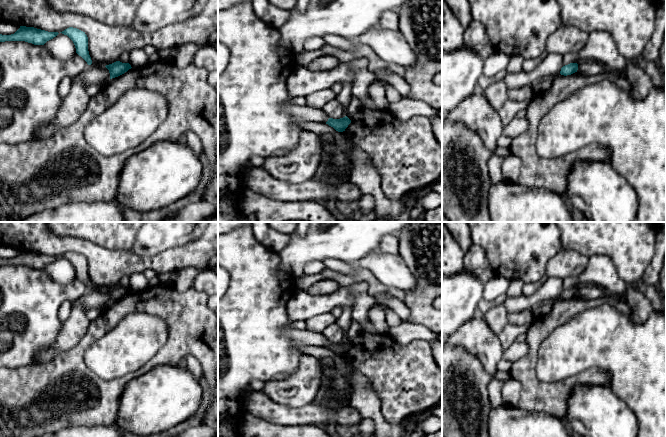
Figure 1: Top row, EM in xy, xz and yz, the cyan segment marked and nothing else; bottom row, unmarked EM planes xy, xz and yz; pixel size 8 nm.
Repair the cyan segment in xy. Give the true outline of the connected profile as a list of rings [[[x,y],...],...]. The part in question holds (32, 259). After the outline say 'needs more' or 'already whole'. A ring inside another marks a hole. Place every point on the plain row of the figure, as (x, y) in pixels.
[[[20,250],[14,258],[0,258],[0,266],[25,265],[34,269],[44,269],[47,265],[53,263],[58,258],[58,256],[48,256],[34,251]]]; already whole

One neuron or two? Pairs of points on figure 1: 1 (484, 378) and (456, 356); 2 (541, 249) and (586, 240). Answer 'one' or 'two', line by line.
1: one
2: two

